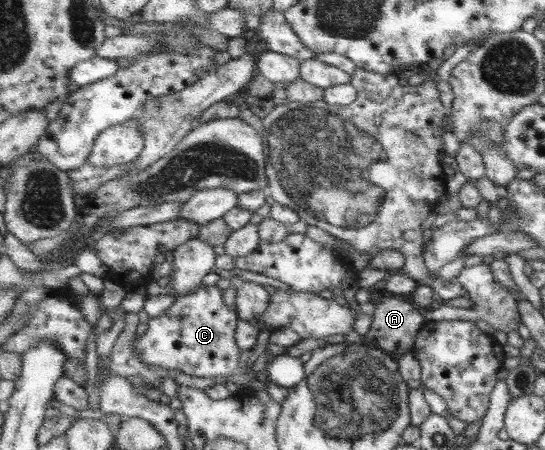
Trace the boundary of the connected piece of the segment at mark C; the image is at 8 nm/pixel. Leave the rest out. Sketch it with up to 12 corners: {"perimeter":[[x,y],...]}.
{"perimeter":[[219,286],[176,297],[142,362],[238,379],[238,309]]}

